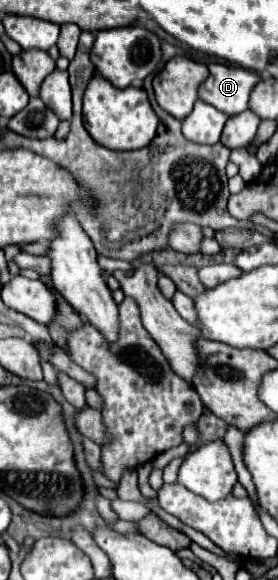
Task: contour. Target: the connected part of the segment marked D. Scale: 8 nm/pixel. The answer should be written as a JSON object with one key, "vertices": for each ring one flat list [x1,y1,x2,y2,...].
{"vertices":[[212,63,210,75,198,87,198,97,226,115,238,115,248,109,248,99,260,77,234,65]]}

